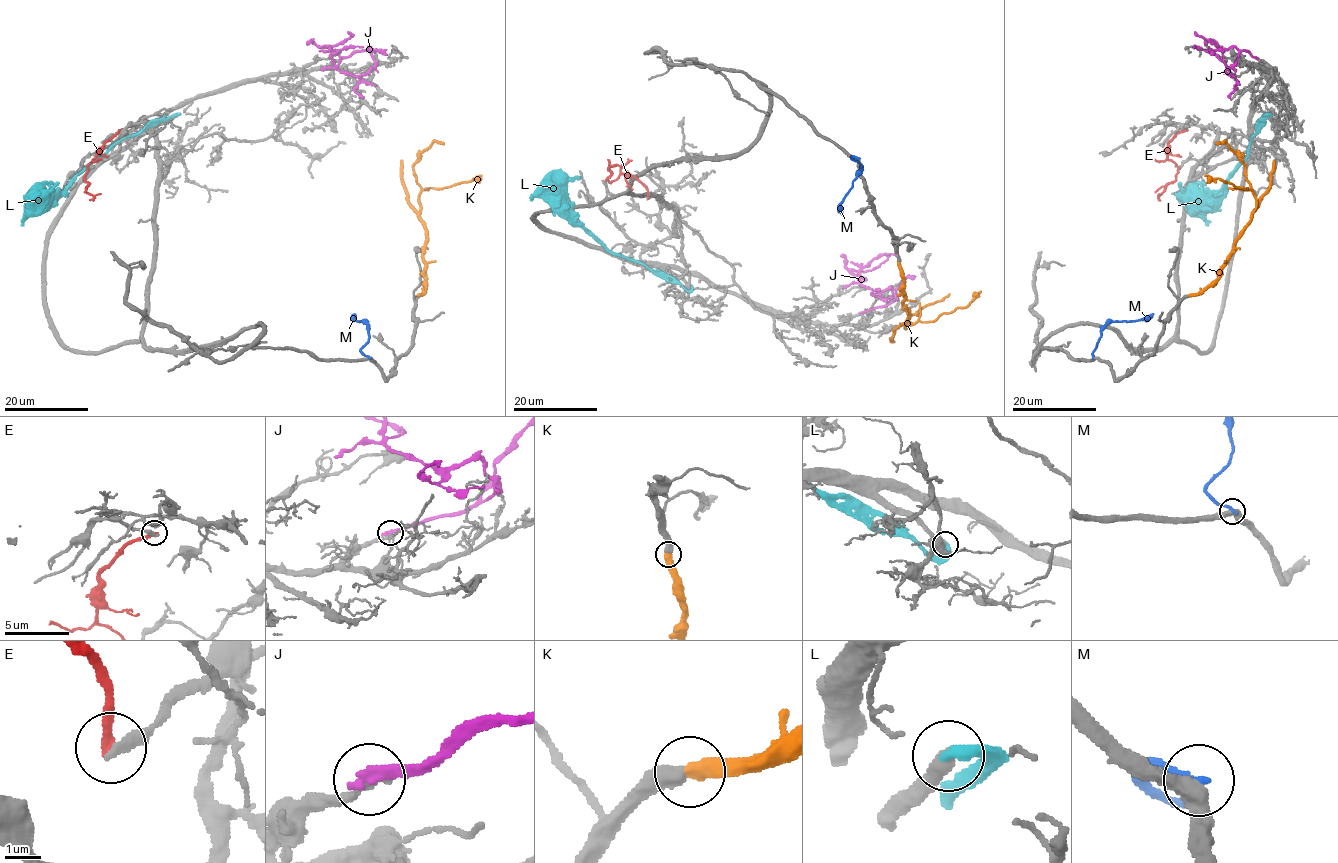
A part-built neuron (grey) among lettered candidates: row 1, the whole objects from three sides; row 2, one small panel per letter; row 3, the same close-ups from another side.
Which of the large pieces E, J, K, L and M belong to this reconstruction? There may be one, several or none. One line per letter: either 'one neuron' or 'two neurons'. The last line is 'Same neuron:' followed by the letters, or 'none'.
E: two neurons
J: two neurons
K: one neuron
L: one neuron
M: two neurons
Same neuron: K, L

